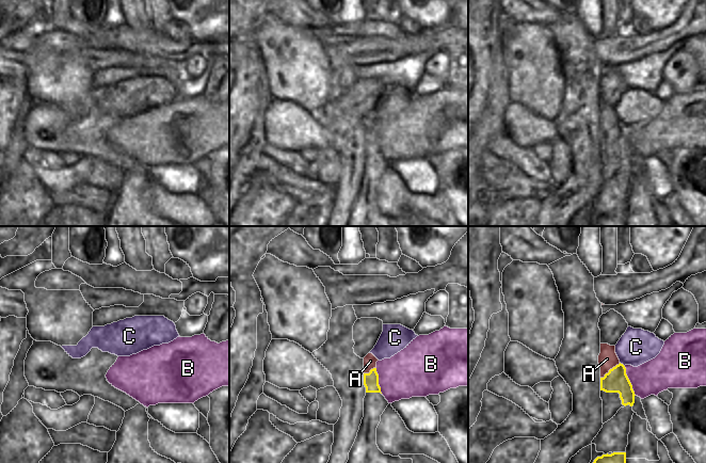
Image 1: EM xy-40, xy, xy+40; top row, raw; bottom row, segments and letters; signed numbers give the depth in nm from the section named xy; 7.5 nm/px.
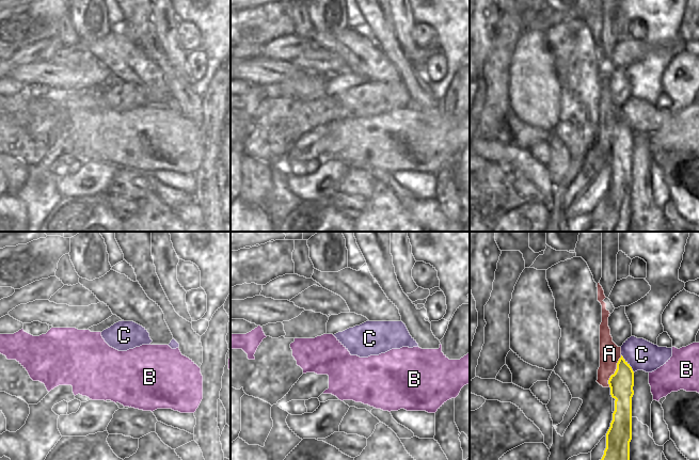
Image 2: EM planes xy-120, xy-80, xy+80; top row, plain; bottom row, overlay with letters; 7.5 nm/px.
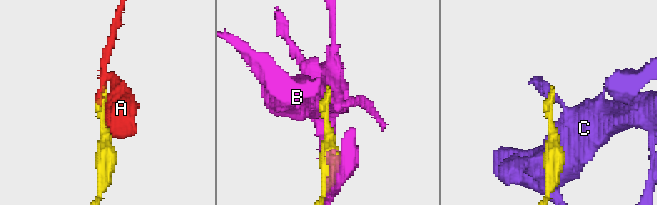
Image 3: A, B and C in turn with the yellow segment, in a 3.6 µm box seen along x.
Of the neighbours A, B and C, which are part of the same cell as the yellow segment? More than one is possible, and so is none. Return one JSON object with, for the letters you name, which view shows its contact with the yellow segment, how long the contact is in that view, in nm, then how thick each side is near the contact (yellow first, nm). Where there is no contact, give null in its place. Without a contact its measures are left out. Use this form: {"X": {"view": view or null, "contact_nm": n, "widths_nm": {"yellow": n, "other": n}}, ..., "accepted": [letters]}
{"accepted": []}

